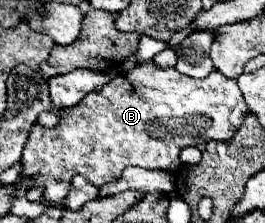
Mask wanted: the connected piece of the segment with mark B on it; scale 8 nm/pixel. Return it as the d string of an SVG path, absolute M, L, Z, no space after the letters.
M142 62L134 70L116 76L100 92L88 94L74 108L60 108L60 122L56 126L44 128L42 124L34 124L20 160L20 178L30 178L28 188L44 188L44 200L62 204L76 174L86 176L100 188L108 182L116 182L128 166L176 172L181 166L179 154L182 148L198 146L198 142L230 140L240 130L246 114L248 106L244 106L236 80L222 76L217 70L212 71L208 78L194 80L182 76L174 68L158 68L154 62Z

